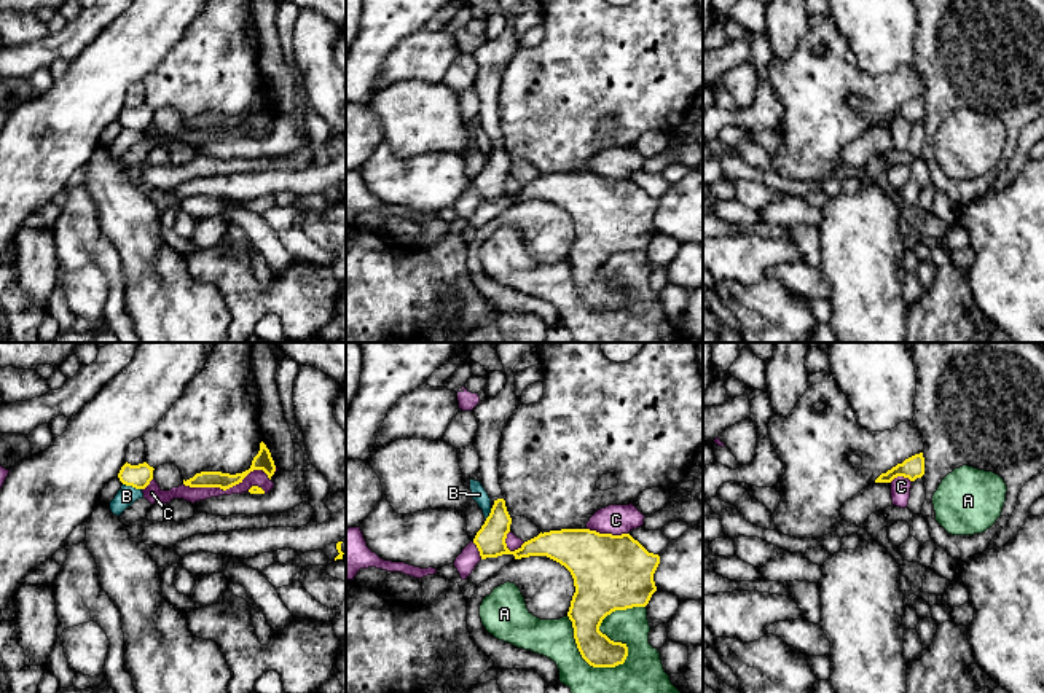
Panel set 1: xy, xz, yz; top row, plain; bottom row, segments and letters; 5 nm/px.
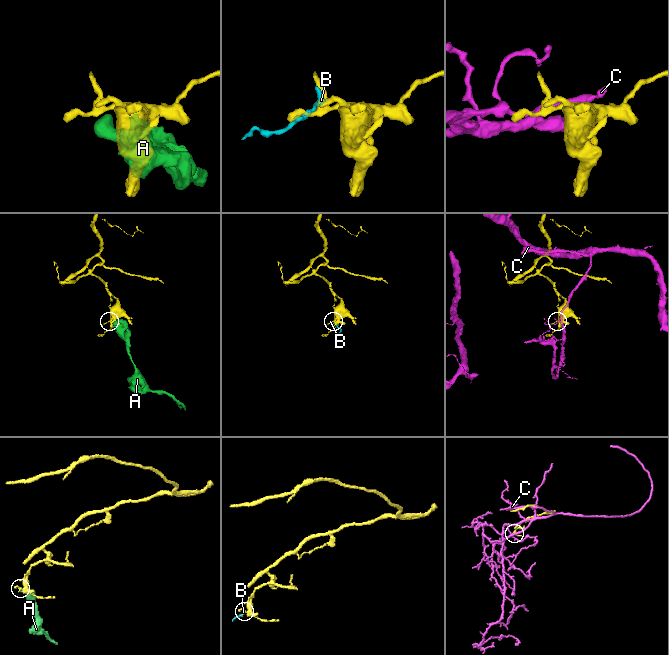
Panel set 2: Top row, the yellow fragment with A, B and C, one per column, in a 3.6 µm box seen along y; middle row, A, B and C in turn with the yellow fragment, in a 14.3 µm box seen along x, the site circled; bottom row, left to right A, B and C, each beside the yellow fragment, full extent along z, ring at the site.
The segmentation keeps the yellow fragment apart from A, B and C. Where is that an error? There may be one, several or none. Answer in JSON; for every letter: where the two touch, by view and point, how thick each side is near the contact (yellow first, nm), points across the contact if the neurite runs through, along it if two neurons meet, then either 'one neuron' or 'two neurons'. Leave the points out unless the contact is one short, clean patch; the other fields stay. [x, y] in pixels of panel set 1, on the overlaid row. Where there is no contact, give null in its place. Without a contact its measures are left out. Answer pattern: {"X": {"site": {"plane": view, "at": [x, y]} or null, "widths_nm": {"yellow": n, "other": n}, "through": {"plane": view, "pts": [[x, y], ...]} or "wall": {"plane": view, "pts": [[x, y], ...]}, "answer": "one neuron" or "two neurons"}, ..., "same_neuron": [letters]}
{"A": {"site": {"plane": "xz", "at": [617, 642]}, "widths_nm": {"yellow": 200, "other": 200}, "answer": "two neurons"}, "B": {"site": {"plane": "xy", "at": [133, 486]}, "widths_nm": {"yellow": 120, "other": 100}, "wall": {"plane": "xy", "pts": [[123, 483], [141, 489]]}, "answer": "two neurons"}, "C": {"site": {"plane": "xy", "at": [227, 488]}, "widths_nm": {"yellow": 90, "other": 80}, "answer": "two neurons"}, "same_neuron": []}

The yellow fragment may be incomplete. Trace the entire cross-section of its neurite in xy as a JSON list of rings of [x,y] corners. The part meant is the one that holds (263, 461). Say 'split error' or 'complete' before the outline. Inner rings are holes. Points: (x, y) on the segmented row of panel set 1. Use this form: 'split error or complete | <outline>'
complete | [[[263,441],[260,443],[260,451],[253,457],[249,470],[236,475],[222,473],[222,472],[201,472],[186,481],[183,480],[183,484],[190,487],[220,487],[226,491],[242,483],[242,480],[253,470],[263,470],[269,480],[276,472],[276,465],[271,457],[271,452]]]

